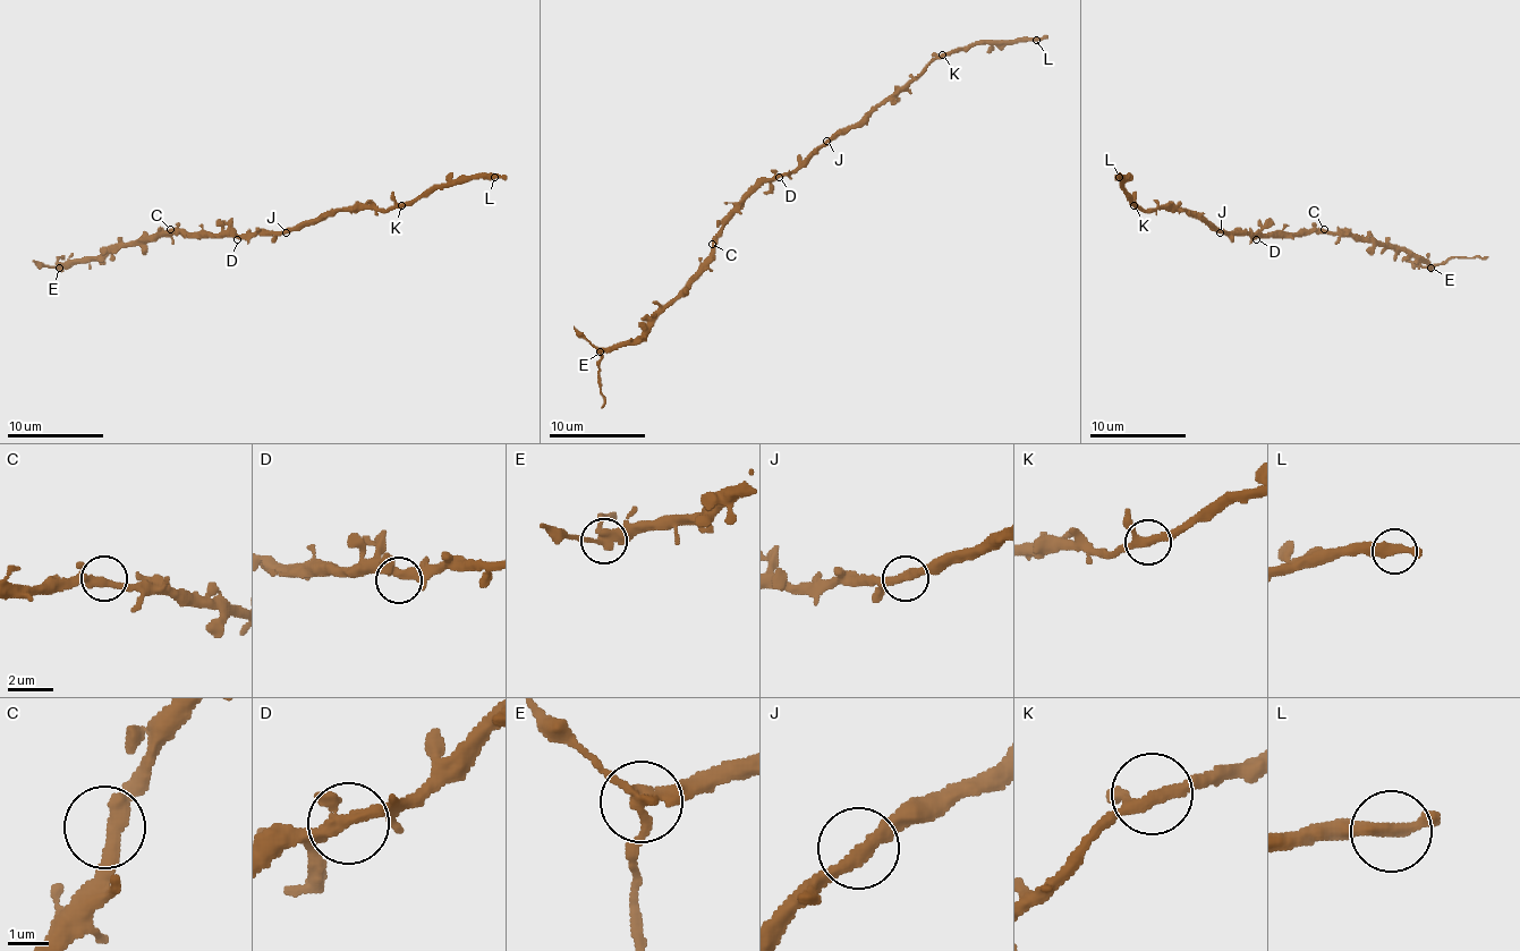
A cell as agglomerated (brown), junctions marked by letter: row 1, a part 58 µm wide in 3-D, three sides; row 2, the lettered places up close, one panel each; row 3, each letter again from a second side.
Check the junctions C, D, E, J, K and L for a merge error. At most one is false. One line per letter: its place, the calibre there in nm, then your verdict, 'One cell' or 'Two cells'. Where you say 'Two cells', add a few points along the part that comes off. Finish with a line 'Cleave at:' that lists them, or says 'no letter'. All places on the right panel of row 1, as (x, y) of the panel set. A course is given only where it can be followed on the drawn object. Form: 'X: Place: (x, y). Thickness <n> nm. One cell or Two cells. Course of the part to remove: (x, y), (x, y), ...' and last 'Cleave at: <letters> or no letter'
C: Place: (1324, 229). Thickness 360 nm. One cell
D: Place: (1256, 239). Thickness 280 nm. One cell
E: Place: (1431, 268). Thickness 280 nm. Two cells. Course of the part to remove: (1432, 268), (1455, 256), (1487, 256)
J: Place: (1220, 232). Thickness 360 nm. One cell
K: Place: (1134, 205). Thickness 280 nm. One cell
L: Place: (1119, 177). Thickness 360 nm. One cell
Cleave at: E

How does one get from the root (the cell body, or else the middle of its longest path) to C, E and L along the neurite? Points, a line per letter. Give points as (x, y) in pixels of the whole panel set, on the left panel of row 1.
C: (240, 235), (183, 235), (170, 229)
E: (240, 235), (161, 232), (108, 246), (98, 256), (76, 259), (60, 268)
L: (240, 235), (281, 235), (314, 224), (338, 210), (391, 210), (444, 186), (494, 177)

